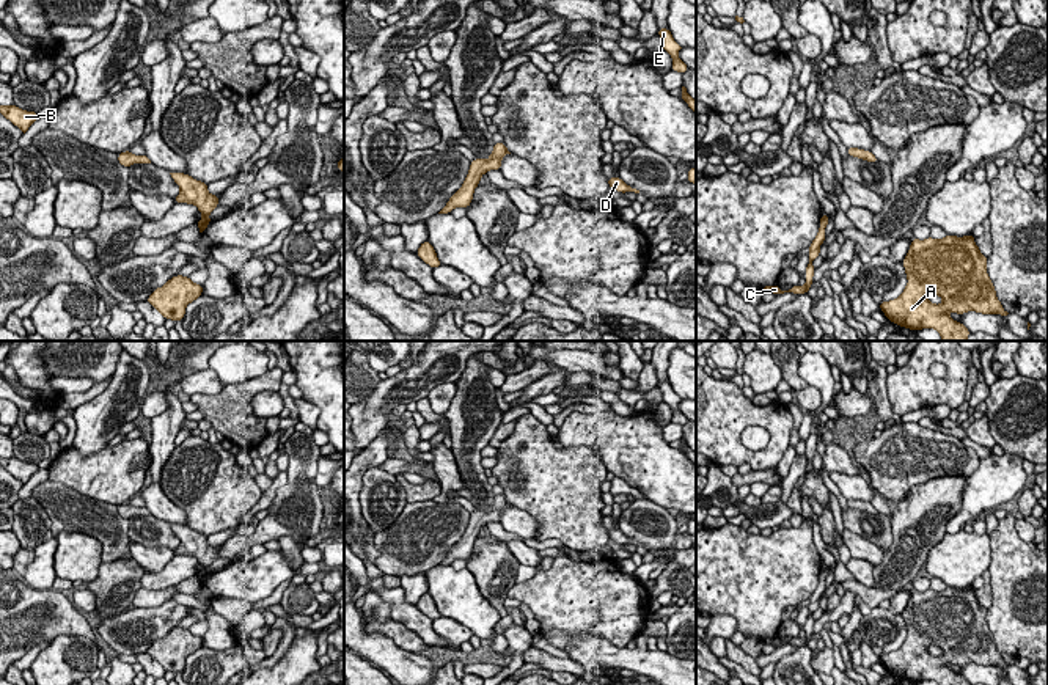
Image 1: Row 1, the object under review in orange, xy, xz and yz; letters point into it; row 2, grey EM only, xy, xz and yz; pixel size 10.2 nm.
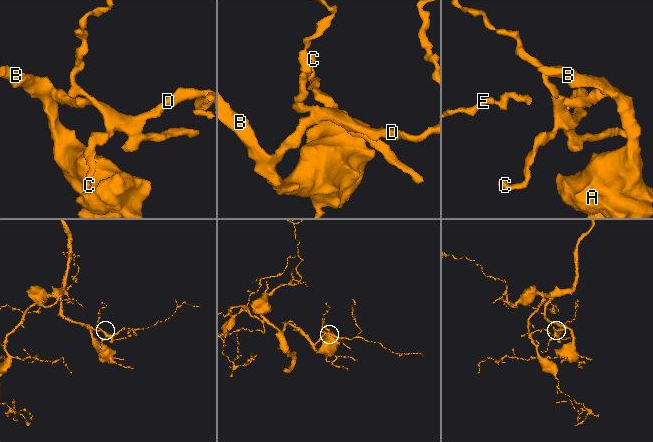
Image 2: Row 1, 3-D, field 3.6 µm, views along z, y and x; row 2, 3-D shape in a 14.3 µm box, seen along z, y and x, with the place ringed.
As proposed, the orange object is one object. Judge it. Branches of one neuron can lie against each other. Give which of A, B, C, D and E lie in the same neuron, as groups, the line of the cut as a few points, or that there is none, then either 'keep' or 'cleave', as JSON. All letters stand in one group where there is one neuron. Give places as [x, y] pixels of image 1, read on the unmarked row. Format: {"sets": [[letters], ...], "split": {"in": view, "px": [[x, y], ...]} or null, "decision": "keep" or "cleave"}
{"sets": [["A", "B", "C", "D", "E"]], "split": null, "decision": "keep"}

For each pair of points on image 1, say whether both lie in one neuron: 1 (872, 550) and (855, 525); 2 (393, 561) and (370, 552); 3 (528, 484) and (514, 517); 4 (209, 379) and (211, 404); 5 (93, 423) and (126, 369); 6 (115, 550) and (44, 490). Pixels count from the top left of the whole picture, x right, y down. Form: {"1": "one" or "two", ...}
{"1": "two", "2": "two", "3": "two", "4": "two", "5": "one", "6": "one"}

